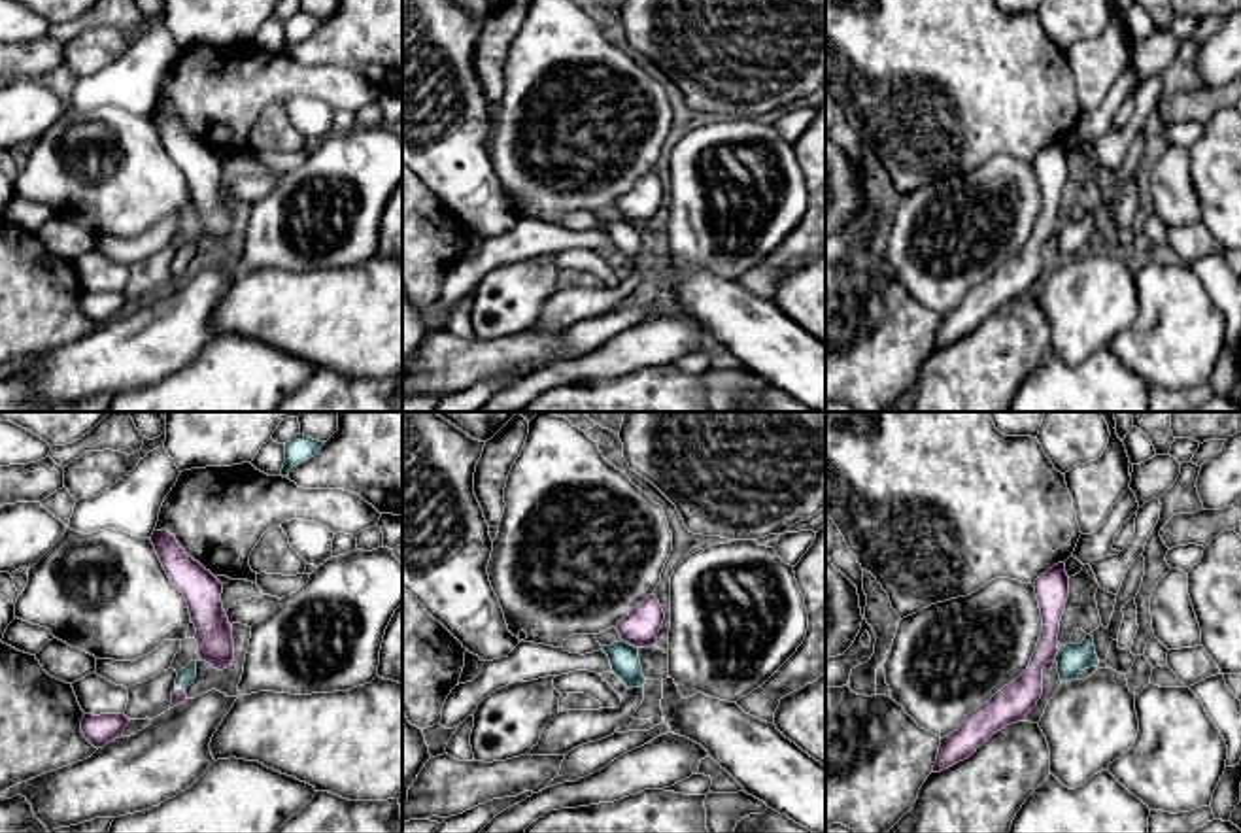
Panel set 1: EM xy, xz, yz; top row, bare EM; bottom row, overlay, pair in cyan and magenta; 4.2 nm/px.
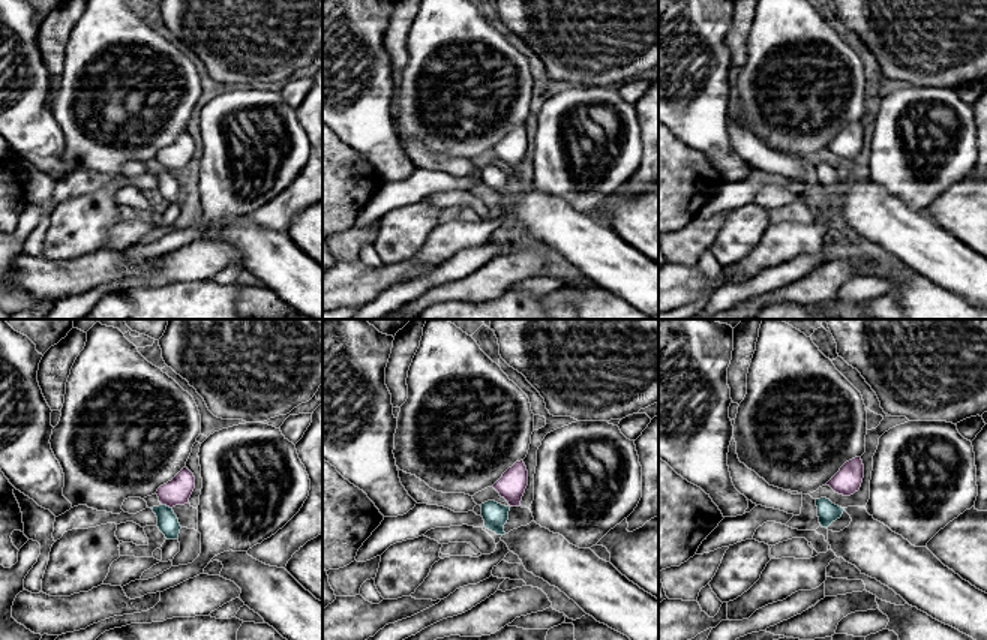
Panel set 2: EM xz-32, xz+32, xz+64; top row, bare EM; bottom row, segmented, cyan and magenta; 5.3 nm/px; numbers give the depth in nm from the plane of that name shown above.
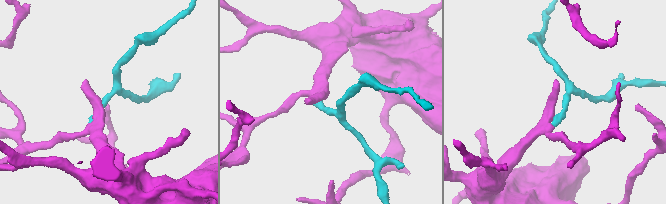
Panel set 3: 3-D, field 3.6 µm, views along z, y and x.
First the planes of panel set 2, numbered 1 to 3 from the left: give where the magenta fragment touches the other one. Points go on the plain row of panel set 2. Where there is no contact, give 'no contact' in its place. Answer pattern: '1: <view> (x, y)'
1: xz-32 (165, 170)
2: no contact
3: no contact

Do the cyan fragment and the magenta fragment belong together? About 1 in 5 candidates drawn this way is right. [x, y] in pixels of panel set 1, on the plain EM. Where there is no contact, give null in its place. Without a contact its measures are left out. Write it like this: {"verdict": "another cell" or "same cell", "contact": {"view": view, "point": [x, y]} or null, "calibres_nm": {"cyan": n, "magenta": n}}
{"verdict": "same cell", "contact": {"view": "xz", "point": [629, 221]}, "calibres_nm": {"cyan": 130, "magenta": 150}}

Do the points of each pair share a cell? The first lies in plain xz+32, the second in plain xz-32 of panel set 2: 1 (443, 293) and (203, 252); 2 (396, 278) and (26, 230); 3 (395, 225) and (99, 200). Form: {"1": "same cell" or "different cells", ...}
{"1": "same cell", "2": "different cells", "3": "same cell"}

